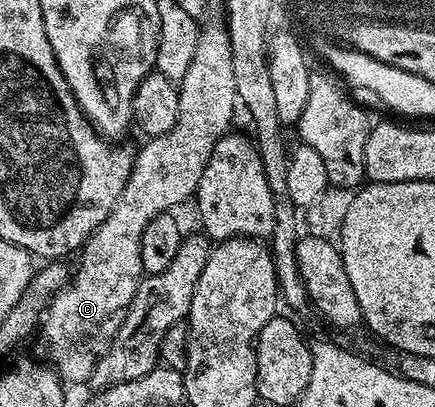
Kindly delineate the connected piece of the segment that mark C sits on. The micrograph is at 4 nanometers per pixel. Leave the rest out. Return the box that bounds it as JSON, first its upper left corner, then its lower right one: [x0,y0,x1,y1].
[42,19,238,385]

